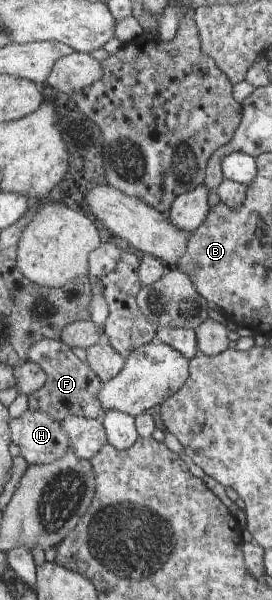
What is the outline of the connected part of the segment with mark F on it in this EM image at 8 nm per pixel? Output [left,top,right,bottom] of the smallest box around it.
[28,339,105,422]

